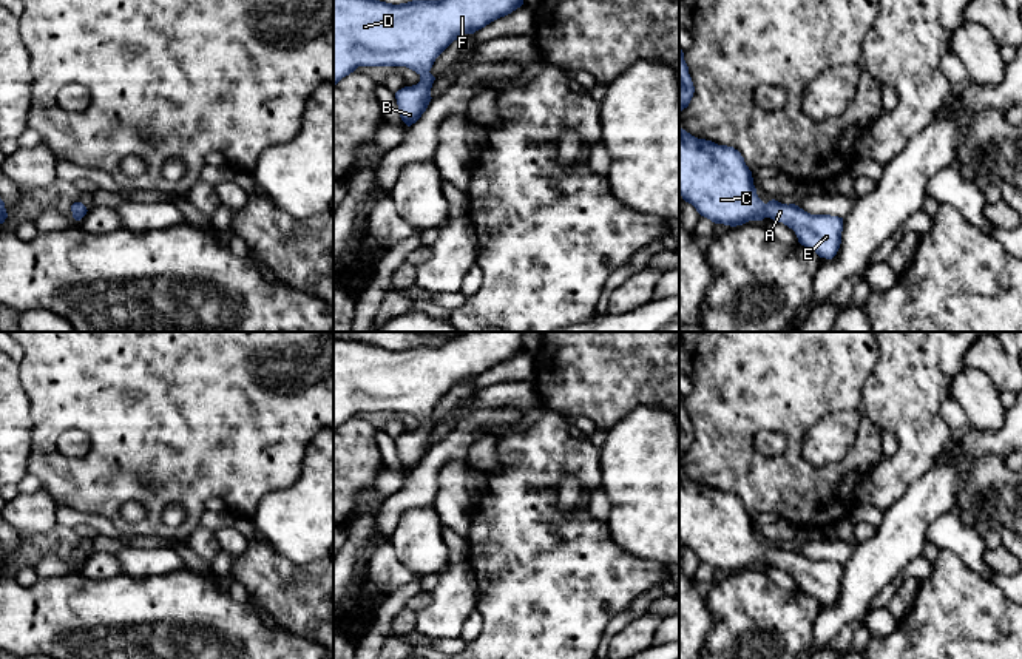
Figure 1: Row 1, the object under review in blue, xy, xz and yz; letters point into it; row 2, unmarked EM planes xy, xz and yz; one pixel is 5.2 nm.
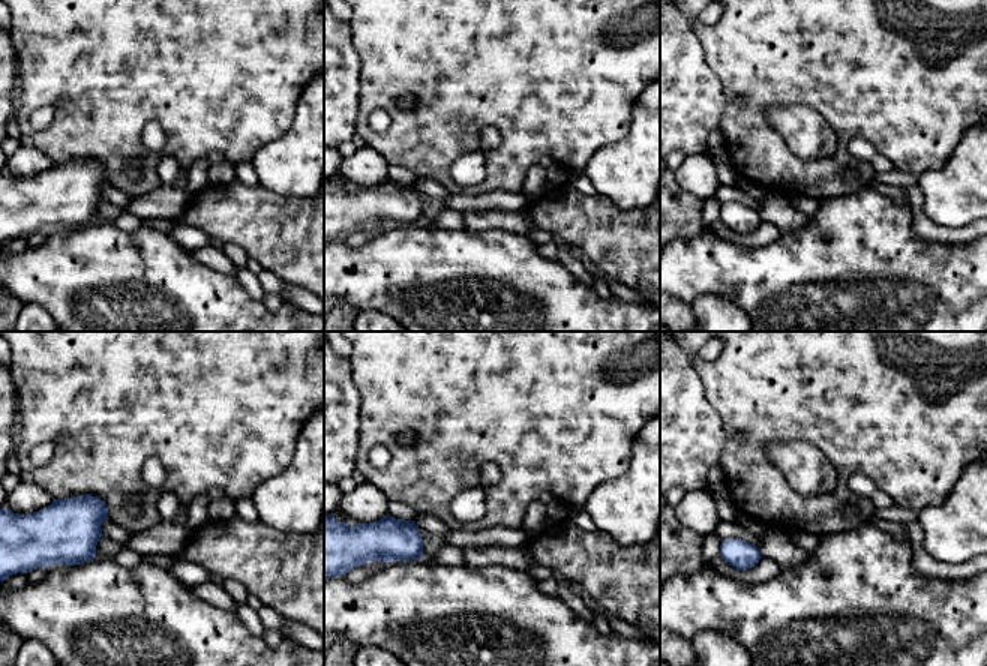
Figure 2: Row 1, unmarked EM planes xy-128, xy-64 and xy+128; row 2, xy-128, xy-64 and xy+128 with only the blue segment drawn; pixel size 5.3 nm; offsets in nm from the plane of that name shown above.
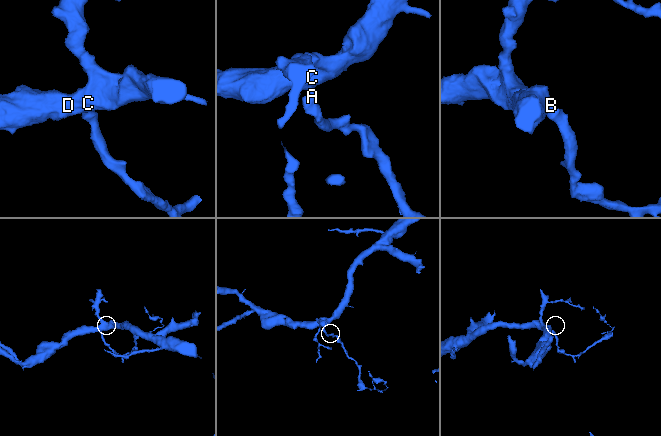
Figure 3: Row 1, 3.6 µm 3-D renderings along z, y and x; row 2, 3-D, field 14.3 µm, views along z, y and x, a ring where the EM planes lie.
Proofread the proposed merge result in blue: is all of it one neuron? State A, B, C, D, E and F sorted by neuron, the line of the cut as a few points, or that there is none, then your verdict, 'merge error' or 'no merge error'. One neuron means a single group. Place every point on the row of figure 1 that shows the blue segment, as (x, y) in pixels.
A B C D E F | no cut | no merge error

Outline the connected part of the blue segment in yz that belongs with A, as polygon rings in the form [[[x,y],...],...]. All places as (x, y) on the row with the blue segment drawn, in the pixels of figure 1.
[[[679,127],[679,194],[715,224],[730,227],[770,218],[792,228],[798,242],[832,259],[841,244],[843,218],[810,215],[795,204],[764,204],[738,150],[698,139]]]

